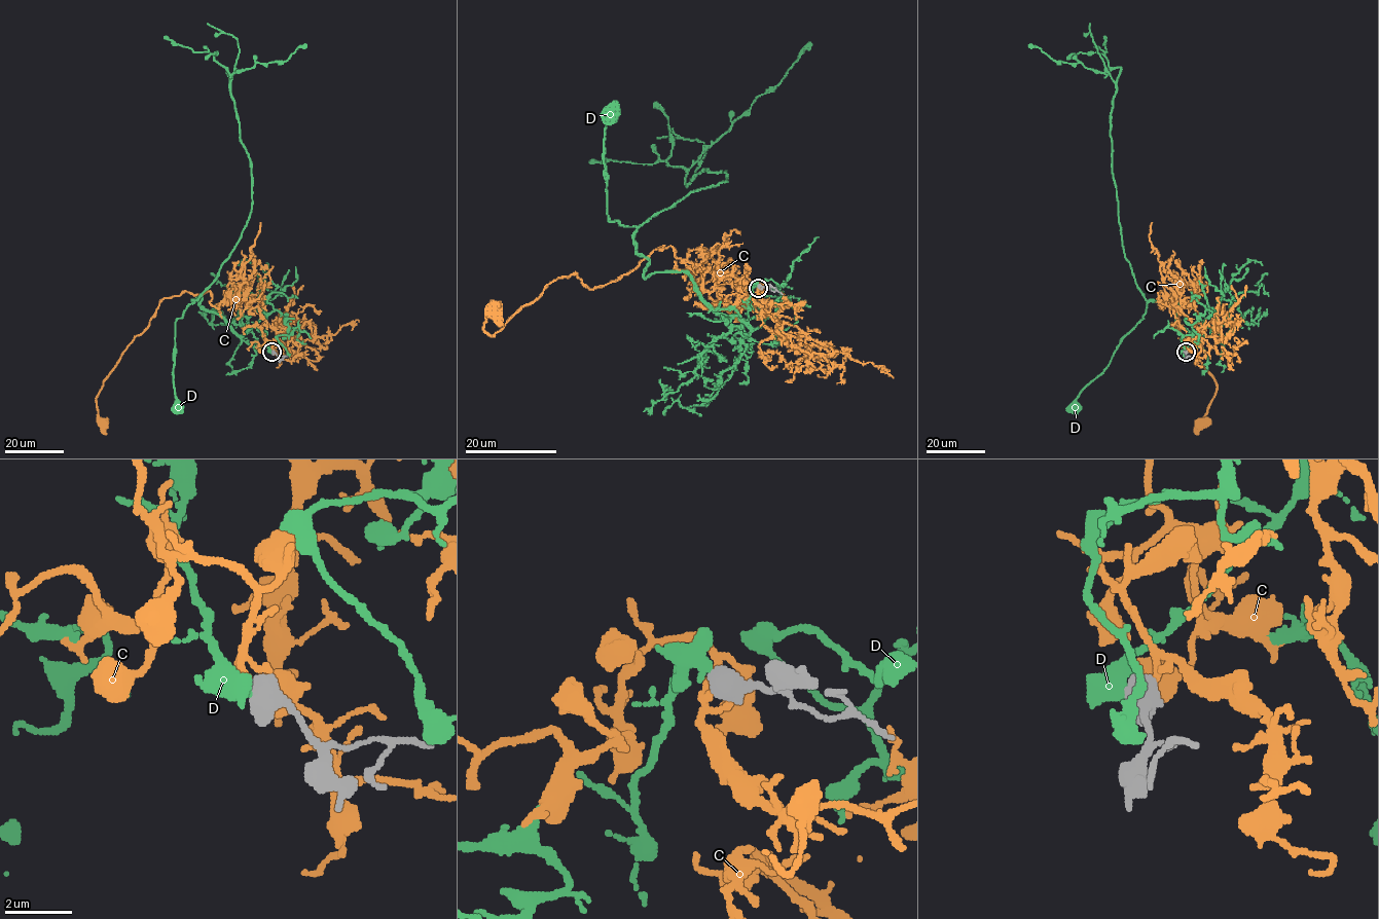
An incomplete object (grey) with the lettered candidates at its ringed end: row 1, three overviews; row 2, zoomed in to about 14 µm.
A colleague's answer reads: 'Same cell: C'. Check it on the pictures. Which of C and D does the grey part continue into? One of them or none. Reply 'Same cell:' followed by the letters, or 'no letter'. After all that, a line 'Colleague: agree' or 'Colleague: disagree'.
Same cell: C
Colleague: agree

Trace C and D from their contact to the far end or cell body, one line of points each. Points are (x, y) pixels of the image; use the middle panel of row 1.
C: (758, 287), (799, 311), (769, 313), (732, 273), (661, 246), (613, 282), (557, 277), (493, 335), (495, 307)
D: (758, 285), (742, 322), (721, 316), (685, 272), (645, 277), (636, 227), (607, 215), (611, 114)

